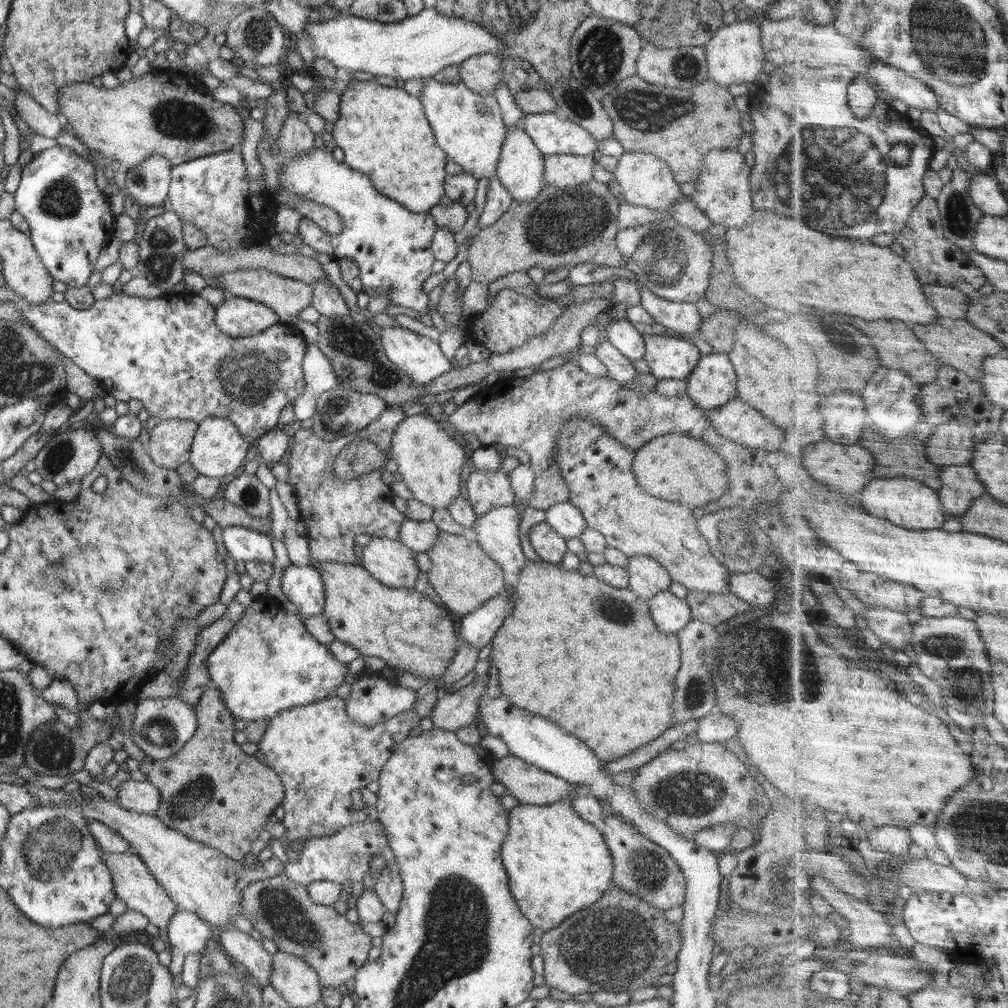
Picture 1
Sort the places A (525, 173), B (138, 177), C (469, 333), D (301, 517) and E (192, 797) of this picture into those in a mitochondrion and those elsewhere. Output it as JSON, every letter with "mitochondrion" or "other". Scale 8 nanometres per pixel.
{"A":"other","B":"mitochondrion","C":"other","D":"other","E":"mitochondrion"}

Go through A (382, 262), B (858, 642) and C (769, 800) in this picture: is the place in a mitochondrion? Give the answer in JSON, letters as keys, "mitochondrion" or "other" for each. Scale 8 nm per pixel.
{"A":"other","B":"other","C":"other"}

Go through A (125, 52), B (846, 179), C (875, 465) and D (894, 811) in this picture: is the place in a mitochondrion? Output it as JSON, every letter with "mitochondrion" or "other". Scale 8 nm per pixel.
{"A":"other","B":"mitochondrion","C":"other","D":"other"}

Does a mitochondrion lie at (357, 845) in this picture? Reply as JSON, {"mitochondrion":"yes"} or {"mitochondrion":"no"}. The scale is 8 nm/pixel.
{"mitochondrion":"yes"}

